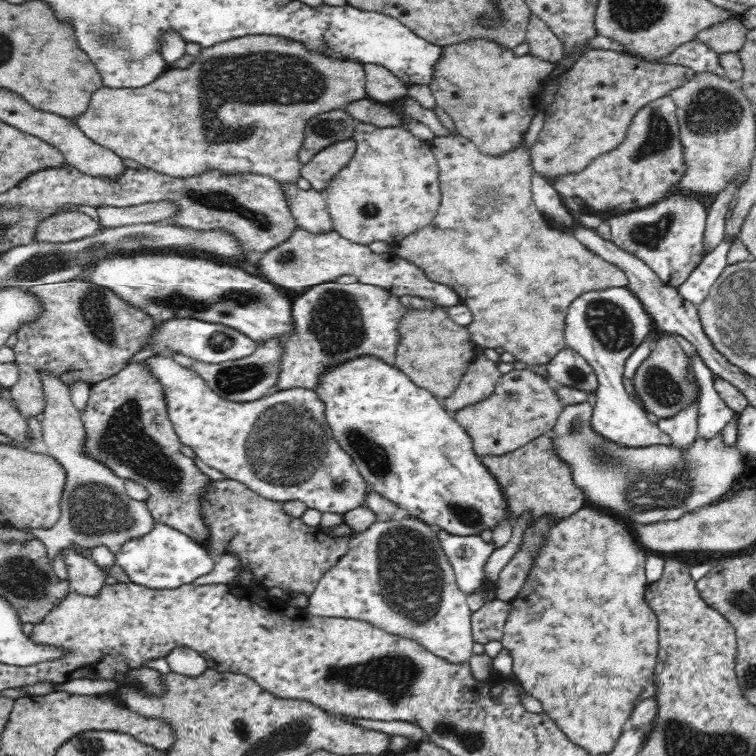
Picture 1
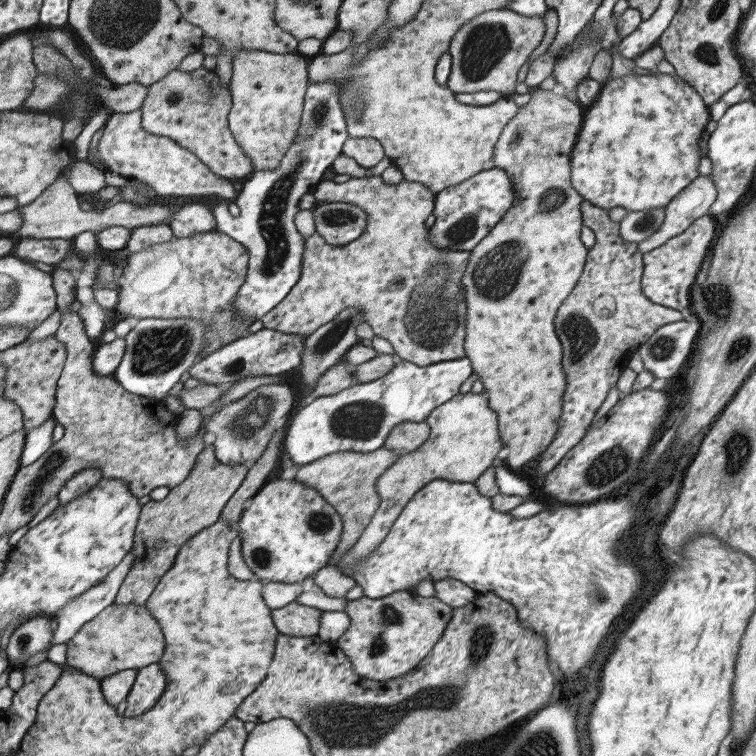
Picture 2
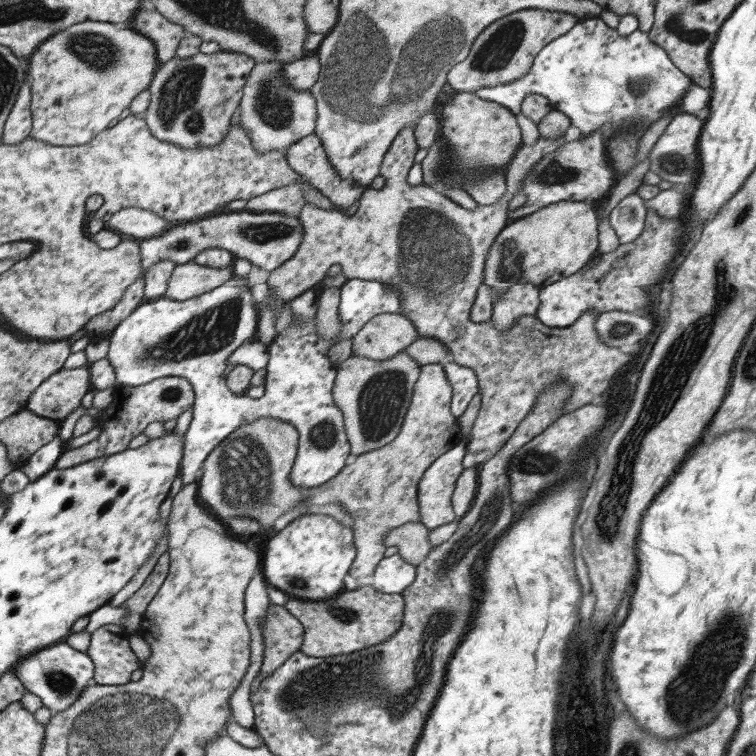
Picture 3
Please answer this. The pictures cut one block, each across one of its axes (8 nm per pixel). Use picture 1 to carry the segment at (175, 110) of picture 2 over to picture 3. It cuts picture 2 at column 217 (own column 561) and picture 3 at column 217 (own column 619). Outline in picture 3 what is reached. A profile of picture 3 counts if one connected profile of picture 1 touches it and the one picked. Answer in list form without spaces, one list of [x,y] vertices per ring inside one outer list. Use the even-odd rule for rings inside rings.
[[[215,52],[215,54],[195,54],[191,58],[171,58],[165,64],[157,66],[157,72],[149,84],[151,102],[147,110],[141,114],[145,120],[151,136],[155,136],[161,142],[175,144],[185,150],[197,150],[197,148],[213,148],[223,142],[229,128],[233,126],[237,118],[237,108],[243,98],[243,86],[255,66],[255,60],[241,52]]]

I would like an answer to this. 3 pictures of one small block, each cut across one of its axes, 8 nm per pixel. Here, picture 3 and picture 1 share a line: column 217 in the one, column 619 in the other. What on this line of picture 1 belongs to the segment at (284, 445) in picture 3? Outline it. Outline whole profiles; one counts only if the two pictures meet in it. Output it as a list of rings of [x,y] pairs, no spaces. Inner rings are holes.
[[[592,402],[584,404],[566,404],[564,410],[560,412],[554,428],[550,430],[552,438],[552,448],[554,454],[570,464],[574,484],[584,492],[586,502],[594,504],[598,510],[604,510],[606,514],[618,514],[620,520],[626,518],[626,522],[634,524],[654,524],[654,522],[664,522],[664,520],[678,520],[688,512],[694,512],[696,508],[710,506],[724,498],[732,484],[742,476],[744,466],[746,466],[746,456],[738,450],[738,446],[726,444],[722,430],[716,432],[712,438],[702,438],[700,434],[688,448],[676,448],[672,444],[654,444],[654,446],[644,446],[644,448],[626,448],[618,446],[612,440],[600,436],[592,428]]]

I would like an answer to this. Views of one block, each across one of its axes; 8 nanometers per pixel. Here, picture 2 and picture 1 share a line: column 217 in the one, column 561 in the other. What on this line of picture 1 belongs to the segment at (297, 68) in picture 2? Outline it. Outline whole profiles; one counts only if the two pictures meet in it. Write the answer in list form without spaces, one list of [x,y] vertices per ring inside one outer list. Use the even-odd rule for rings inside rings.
[[[532,16],[530,30],[526,32],[526,44],[530,46],[528,52],[532,56],[538,56],[538,58],[552,62],[552,64],[558,64],[560,58],[564,56],[562,40],[550,30],[548,24],[538,20],[536,16]]]

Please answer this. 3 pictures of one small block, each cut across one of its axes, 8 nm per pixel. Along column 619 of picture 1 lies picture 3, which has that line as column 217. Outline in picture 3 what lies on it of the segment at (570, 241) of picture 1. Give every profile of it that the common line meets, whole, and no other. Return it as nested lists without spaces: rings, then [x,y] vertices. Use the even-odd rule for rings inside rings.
[[[193,262],[175,266],[167,280],[163,298],[177,300],[177,302],[191,300],[191,298],[211,292],[213,288],[227,282],[229,278],[233,278],[233,272],[235,270],[231,266],[215,268],[215,266],[199,266]]]

